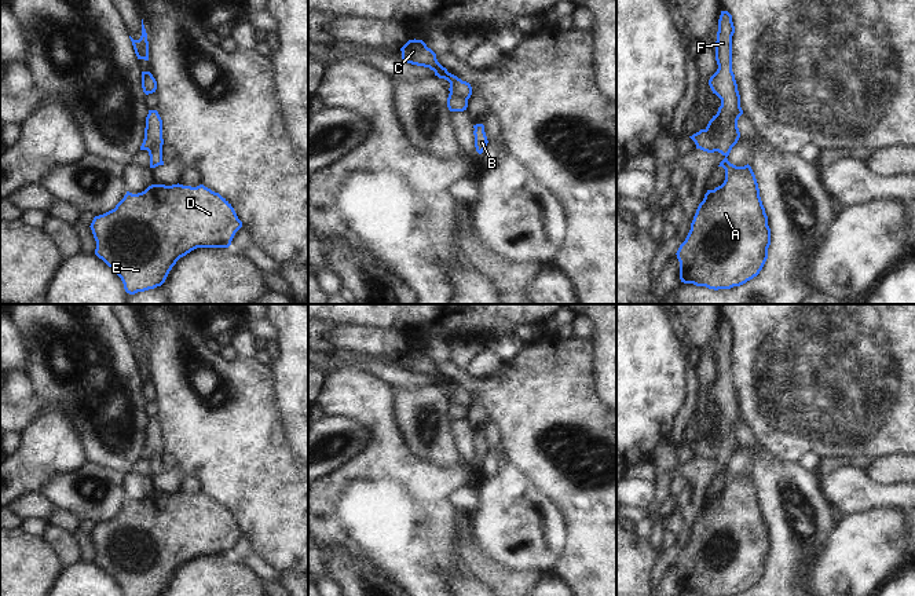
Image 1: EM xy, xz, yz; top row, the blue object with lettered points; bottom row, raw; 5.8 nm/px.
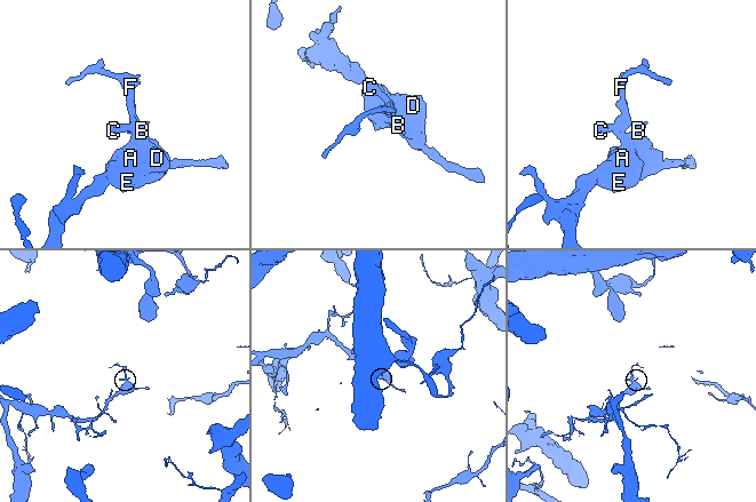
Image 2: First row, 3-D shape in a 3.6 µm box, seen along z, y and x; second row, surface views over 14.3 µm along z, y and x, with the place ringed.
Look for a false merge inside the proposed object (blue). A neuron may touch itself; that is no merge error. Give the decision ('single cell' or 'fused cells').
fused cells

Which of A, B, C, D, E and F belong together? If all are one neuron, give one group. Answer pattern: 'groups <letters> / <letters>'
groups A B C D E / F

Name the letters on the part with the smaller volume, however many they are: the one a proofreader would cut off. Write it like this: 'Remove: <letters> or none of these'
Remove: F

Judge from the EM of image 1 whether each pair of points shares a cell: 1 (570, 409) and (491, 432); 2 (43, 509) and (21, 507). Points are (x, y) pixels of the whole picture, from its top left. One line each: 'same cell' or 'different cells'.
1: different cells
2: same cell

